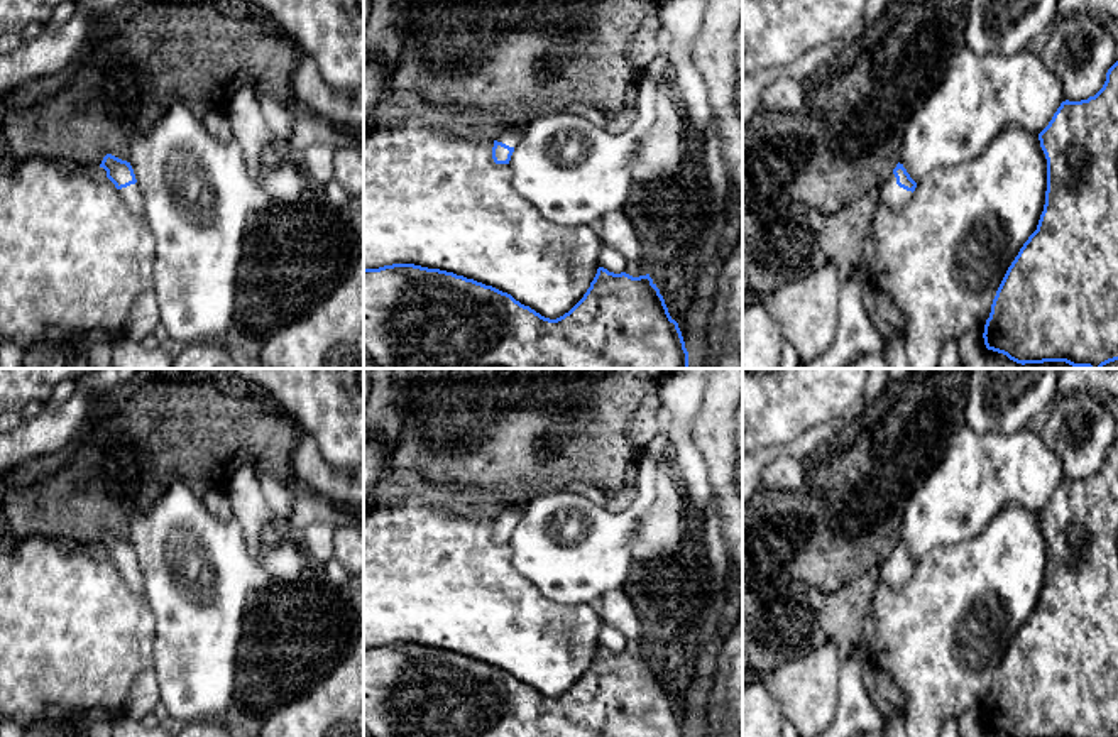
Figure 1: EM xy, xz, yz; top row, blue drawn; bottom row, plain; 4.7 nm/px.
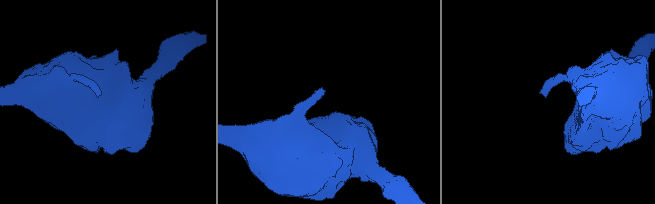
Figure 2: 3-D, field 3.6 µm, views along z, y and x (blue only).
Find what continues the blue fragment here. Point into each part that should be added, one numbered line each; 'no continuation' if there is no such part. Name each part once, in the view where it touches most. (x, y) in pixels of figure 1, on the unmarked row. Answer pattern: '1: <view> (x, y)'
1: yz (890, 573)

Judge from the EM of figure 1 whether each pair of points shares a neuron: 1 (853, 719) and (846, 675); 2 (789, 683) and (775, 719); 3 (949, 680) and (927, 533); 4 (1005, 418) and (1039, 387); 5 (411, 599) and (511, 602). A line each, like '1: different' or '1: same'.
1: same
2: different
3: different
4: same
5: same

